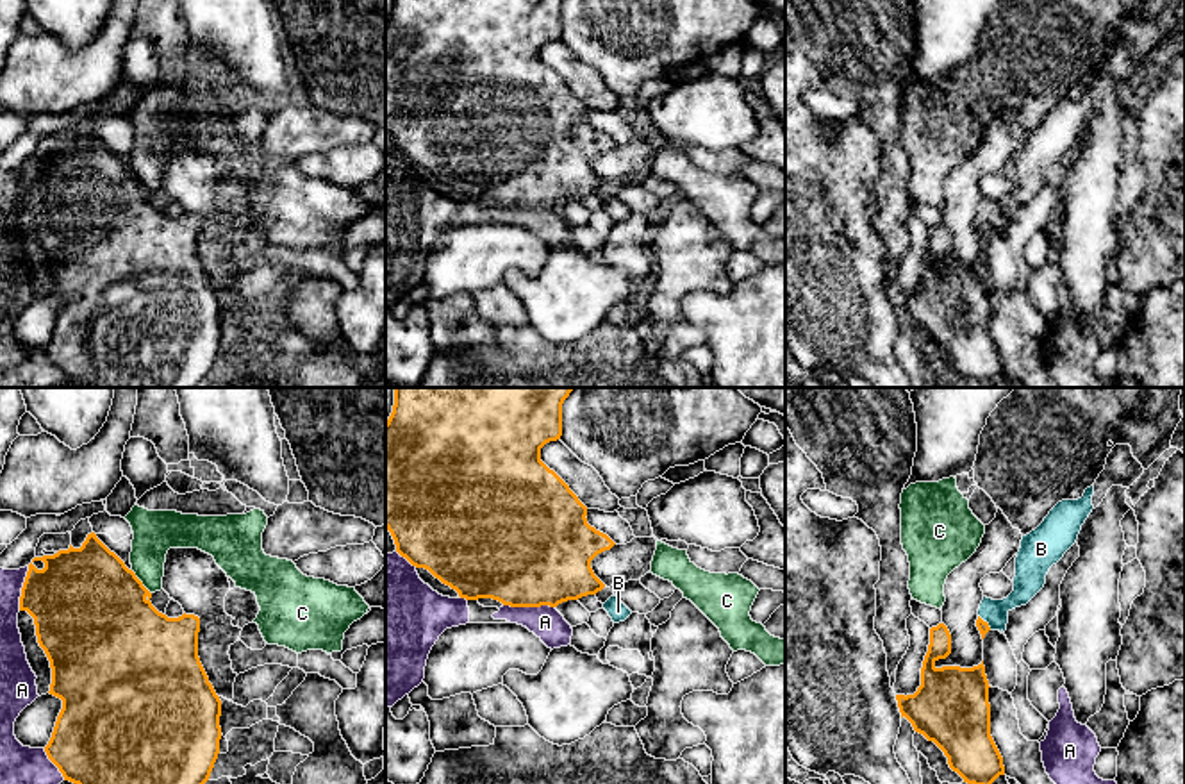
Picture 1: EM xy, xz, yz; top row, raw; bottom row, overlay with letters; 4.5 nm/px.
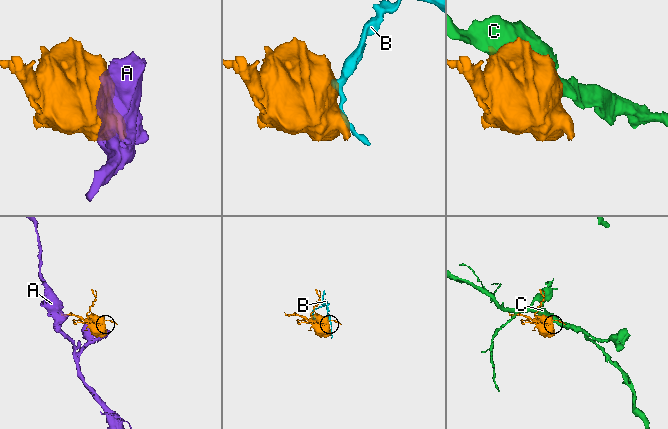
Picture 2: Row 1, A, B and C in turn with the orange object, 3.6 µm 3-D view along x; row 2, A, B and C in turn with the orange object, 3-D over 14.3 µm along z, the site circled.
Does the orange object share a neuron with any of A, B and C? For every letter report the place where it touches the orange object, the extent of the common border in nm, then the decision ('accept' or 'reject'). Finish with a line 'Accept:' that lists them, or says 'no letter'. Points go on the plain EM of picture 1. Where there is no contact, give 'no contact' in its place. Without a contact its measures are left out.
A: meets orange in xz at (529, 206); contact 240 nm long; reject
B: meets orange in yz at (986, 222); contact 90 nm long; accept
C: meets orange in xy at (141, 183); contact 140 nm long; reject
Accept: B

